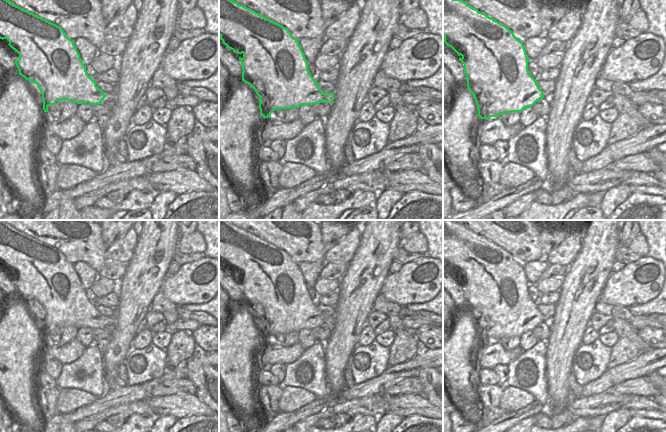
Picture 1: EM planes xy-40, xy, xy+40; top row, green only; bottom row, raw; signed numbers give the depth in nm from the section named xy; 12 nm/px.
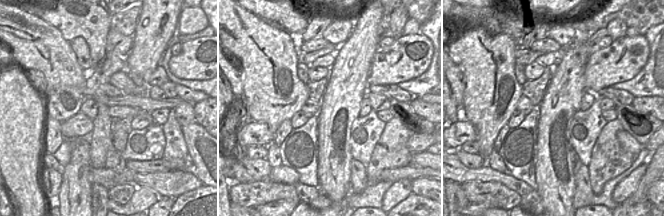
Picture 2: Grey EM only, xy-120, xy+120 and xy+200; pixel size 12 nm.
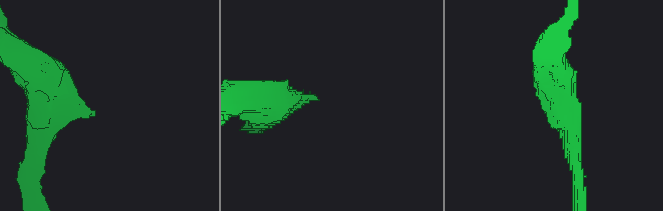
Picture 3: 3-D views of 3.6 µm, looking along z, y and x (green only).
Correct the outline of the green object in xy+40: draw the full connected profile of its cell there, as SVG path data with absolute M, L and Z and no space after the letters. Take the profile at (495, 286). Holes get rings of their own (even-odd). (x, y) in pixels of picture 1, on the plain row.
M443 220L443 260L464 288L467 313L476 325L481 343L499 341L504 337L519 336L532 331L544 322L543 315L528 294L530 283L523 267L502 247L468 229L462 223Z

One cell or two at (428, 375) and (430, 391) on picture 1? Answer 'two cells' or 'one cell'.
one cell

